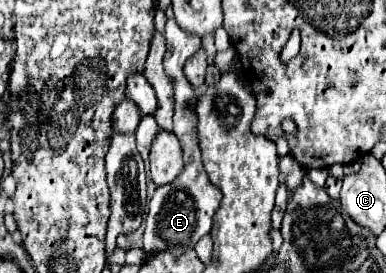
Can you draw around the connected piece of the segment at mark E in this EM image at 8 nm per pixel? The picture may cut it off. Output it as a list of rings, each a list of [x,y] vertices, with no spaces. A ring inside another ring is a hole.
[[[174,19],[166,23],[164,37],[166,37],[166,47],[168,47],[164,55],[164,71],[168,79],[172,81],[172,89],[174,89],[174,135],[178,137],[182,145],[184,169],[180,177],[176,177],[176,181],[164,187],[158,187],[152,195],[148,215],[146,215],[146,229],[144,229],[144,251],[148,255],[154,255],[158,251],[170,251],[170,253],[180,255],[186,249],[192,249],[204,235],[210,233],[212,215],[220,207],[220,197],[222,197],[220,189],[216,189],[212,183],[206,185],[206,171],[202,165],[202,153],[196,139],[196,109],[194,107],[196,107],[198,97],[182,73],[186,59],[192,57],[196,49],[202,47],[202,43],[198,37],[184,33],[176,25]]]

